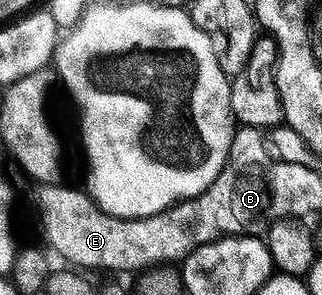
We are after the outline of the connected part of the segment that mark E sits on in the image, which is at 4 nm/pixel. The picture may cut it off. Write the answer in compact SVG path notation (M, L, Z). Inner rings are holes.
M45 183L37 193L37 209L41 212L41 229L49 240L48 248L62 257L62 262L81 271L89 269L110 269L113 273L133 273L144 271L155 265L181 263L207 240L207 223L203 211L194 199L182 201L172 209L164 209L150 217L116 217L103 211L84 188L72 189L62 183Z

